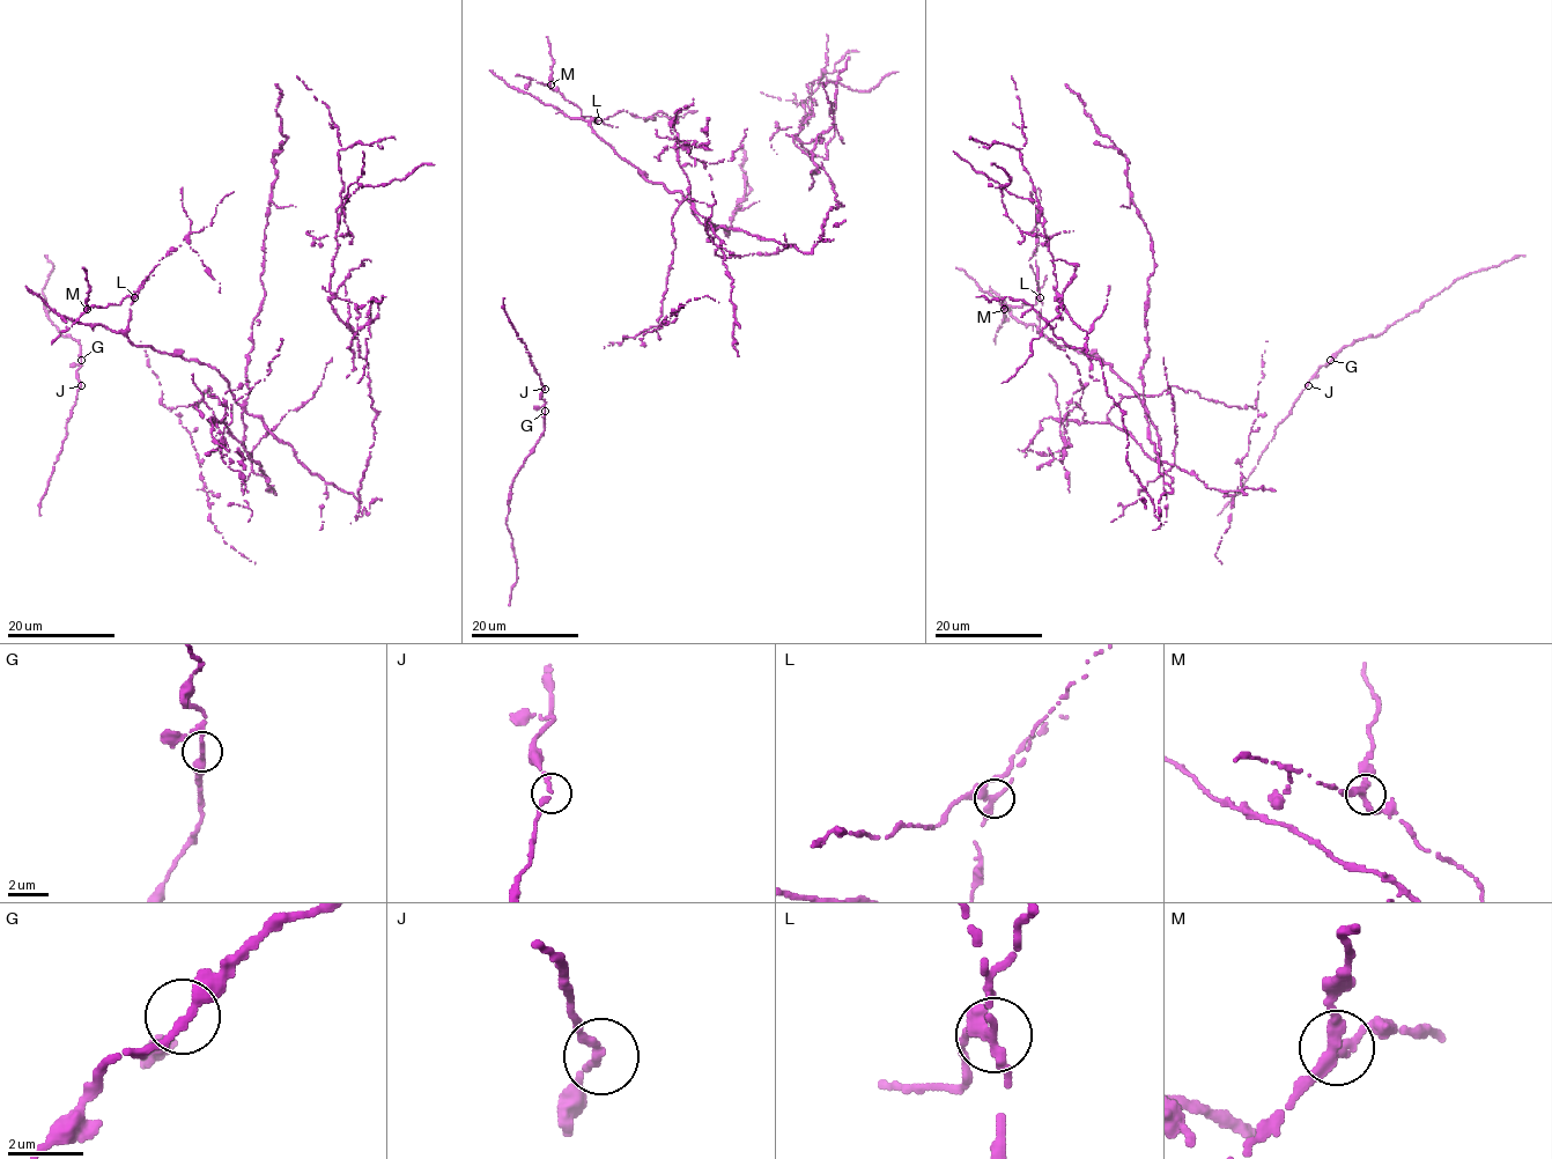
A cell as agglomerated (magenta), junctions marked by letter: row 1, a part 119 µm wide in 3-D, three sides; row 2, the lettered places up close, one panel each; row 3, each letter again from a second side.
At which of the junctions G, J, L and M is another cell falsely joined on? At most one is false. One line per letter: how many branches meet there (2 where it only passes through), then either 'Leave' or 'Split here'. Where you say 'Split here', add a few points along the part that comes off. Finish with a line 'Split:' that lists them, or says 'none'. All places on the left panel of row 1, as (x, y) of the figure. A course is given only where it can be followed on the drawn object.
G: Branches: 2. Leave
J: Branches: 2. Leave
L: Branches: 3. Split here. Course of the part to remove: (135, 296), (135, 345), (209, 364), (360, 503), (376, 411), (329, 301), (342, 148), (296, 75)
M: Branches: 3. Leave
Split: L

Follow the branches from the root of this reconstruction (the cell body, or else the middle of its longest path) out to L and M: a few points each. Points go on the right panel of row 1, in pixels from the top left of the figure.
L: (1150, 419), (1111, 364), (1056, 345), (1014, 317), (998, 327), (1010, 307), (1035, 304), (1040, 296)
M: (1150, 419), (1111, 364), (1056, 345), (1014, 317), (999, 329), (1004, 309)

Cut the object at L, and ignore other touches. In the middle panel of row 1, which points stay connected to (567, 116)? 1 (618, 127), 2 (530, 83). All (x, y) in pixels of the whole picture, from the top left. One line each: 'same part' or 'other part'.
1: other part
2: other part

